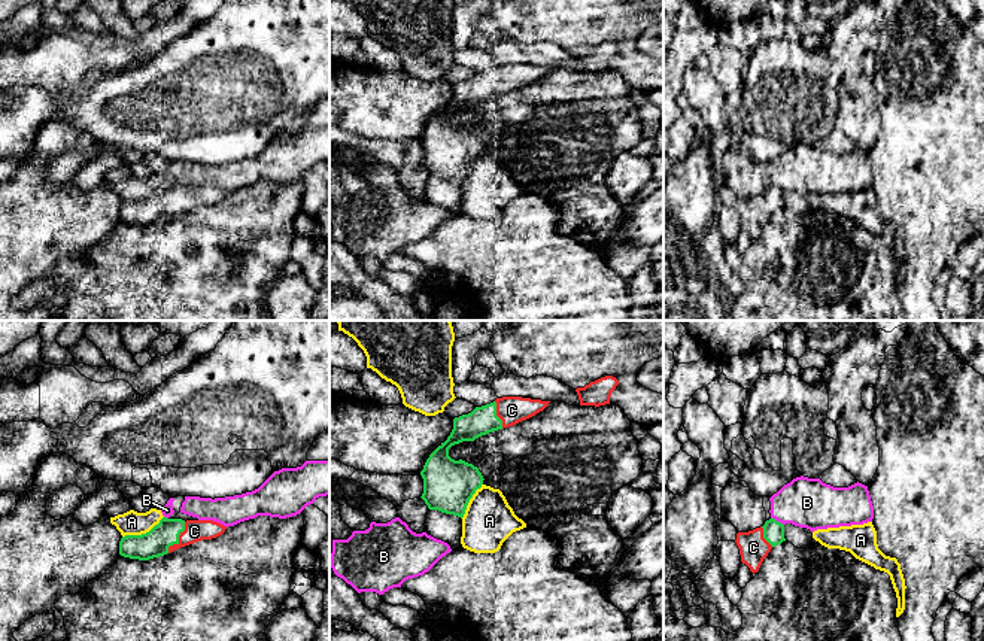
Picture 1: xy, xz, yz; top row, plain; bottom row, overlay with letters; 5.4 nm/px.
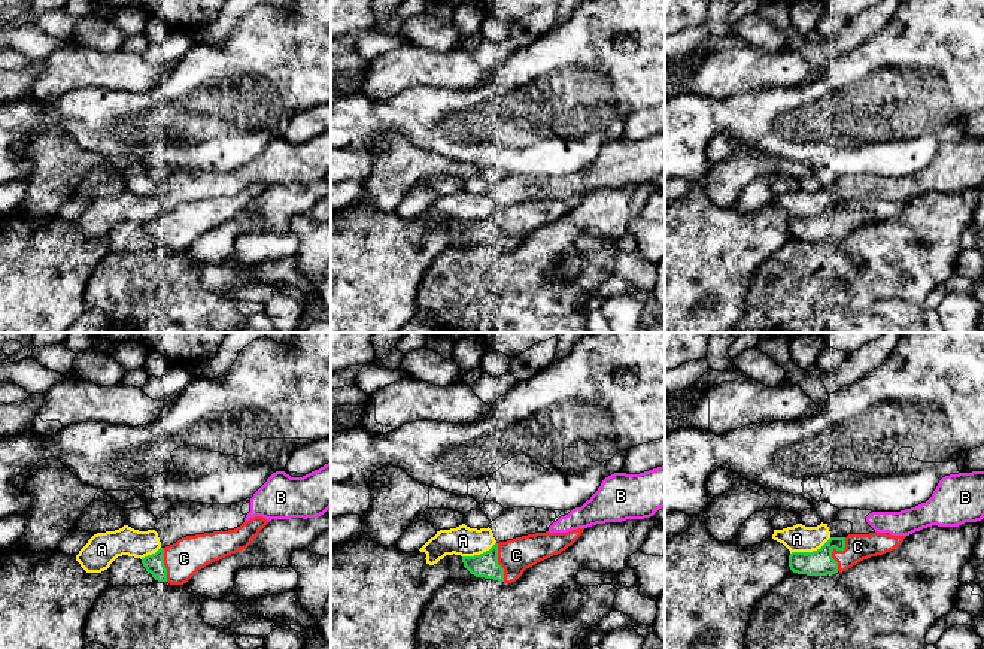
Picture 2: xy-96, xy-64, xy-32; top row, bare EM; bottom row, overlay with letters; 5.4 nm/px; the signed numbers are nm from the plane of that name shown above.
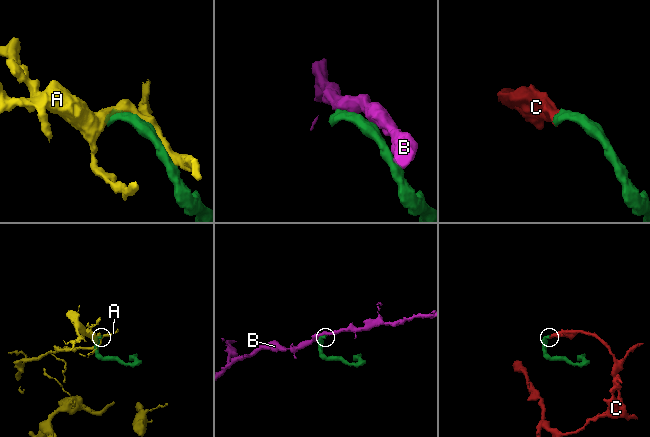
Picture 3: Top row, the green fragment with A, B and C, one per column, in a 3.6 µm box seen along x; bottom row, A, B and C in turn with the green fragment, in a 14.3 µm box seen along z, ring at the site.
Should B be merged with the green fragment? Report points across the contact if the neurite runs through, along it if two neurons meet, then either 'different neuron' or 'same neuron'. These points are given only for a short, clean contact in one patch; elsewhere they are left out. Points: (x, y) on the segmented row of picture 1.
different neuron

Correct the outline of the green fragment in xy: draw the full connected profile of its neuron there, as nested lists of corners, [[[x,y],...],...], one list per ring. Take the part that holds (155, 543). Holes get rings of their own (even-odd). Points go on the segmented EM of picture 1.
[[[163,517],[149,532],[125,535],[119,541],[119,555],[130,559],[149,561],[201,540],[212,540],[227,526],[213,520],[182,520]]]

